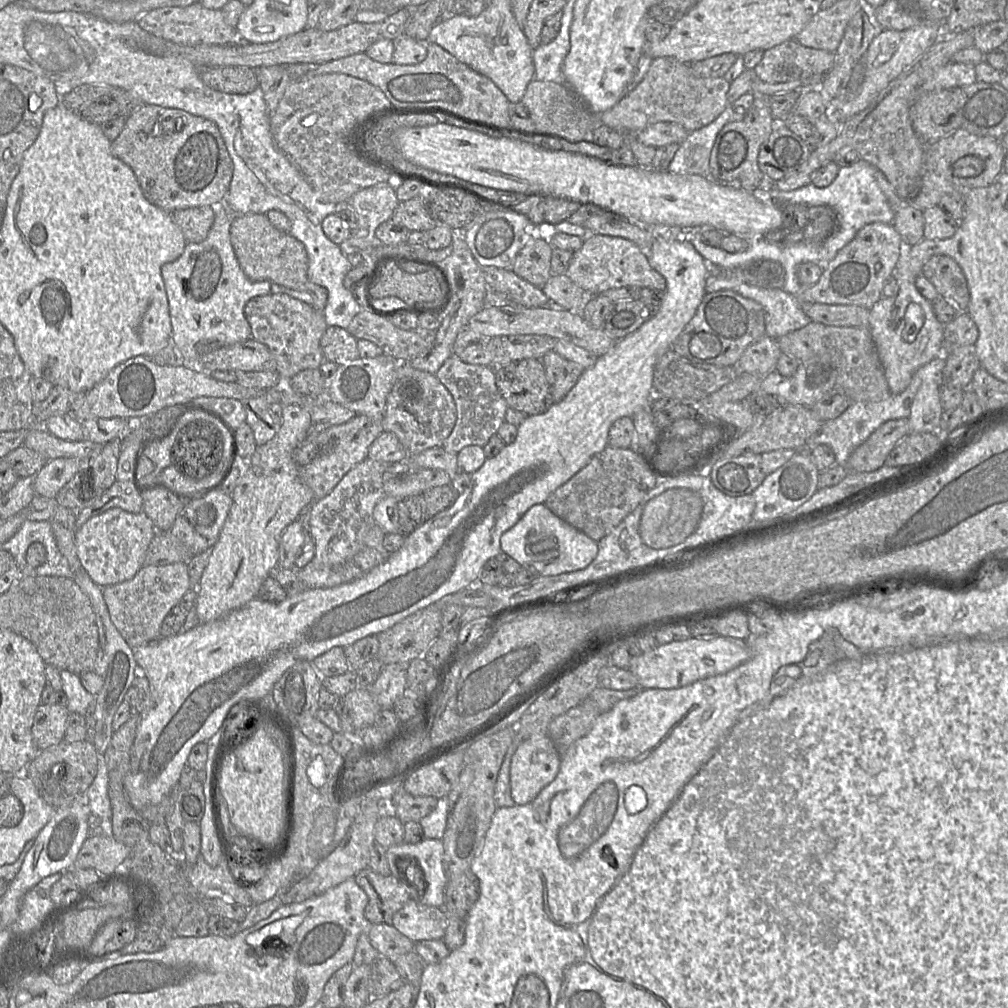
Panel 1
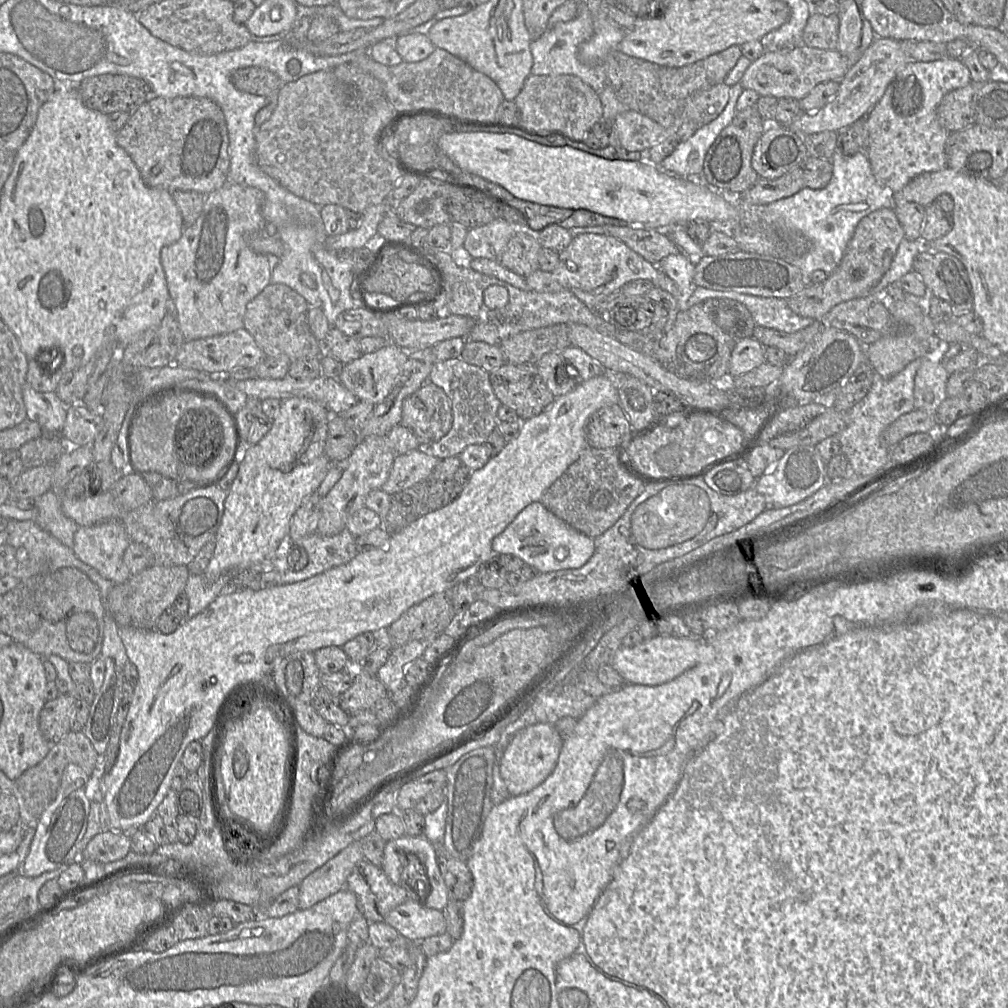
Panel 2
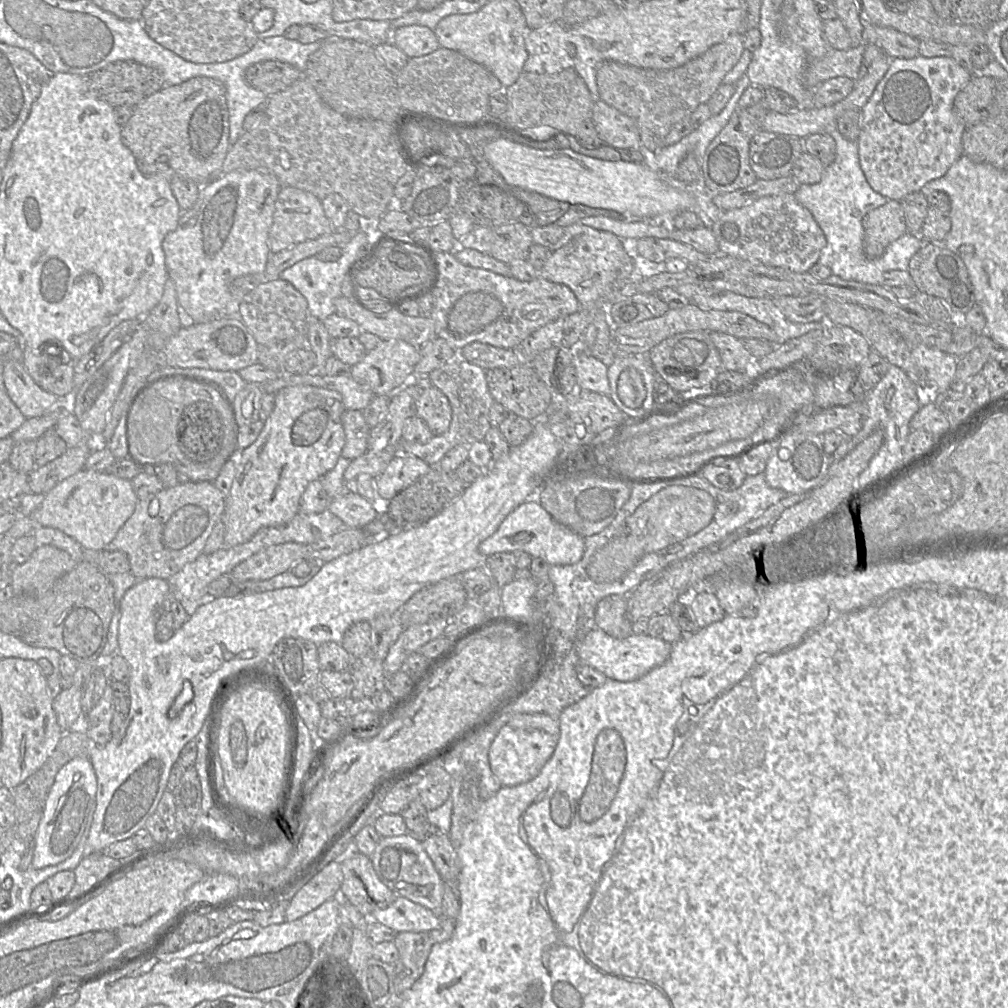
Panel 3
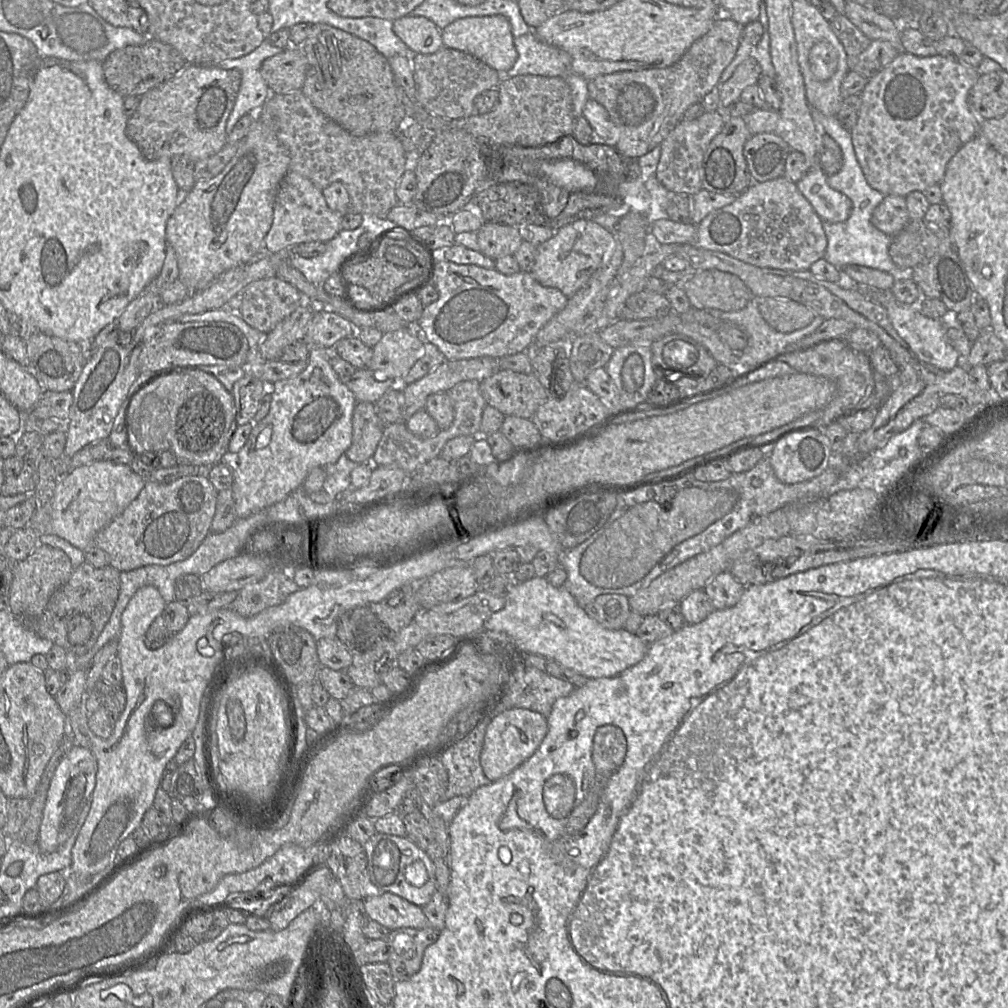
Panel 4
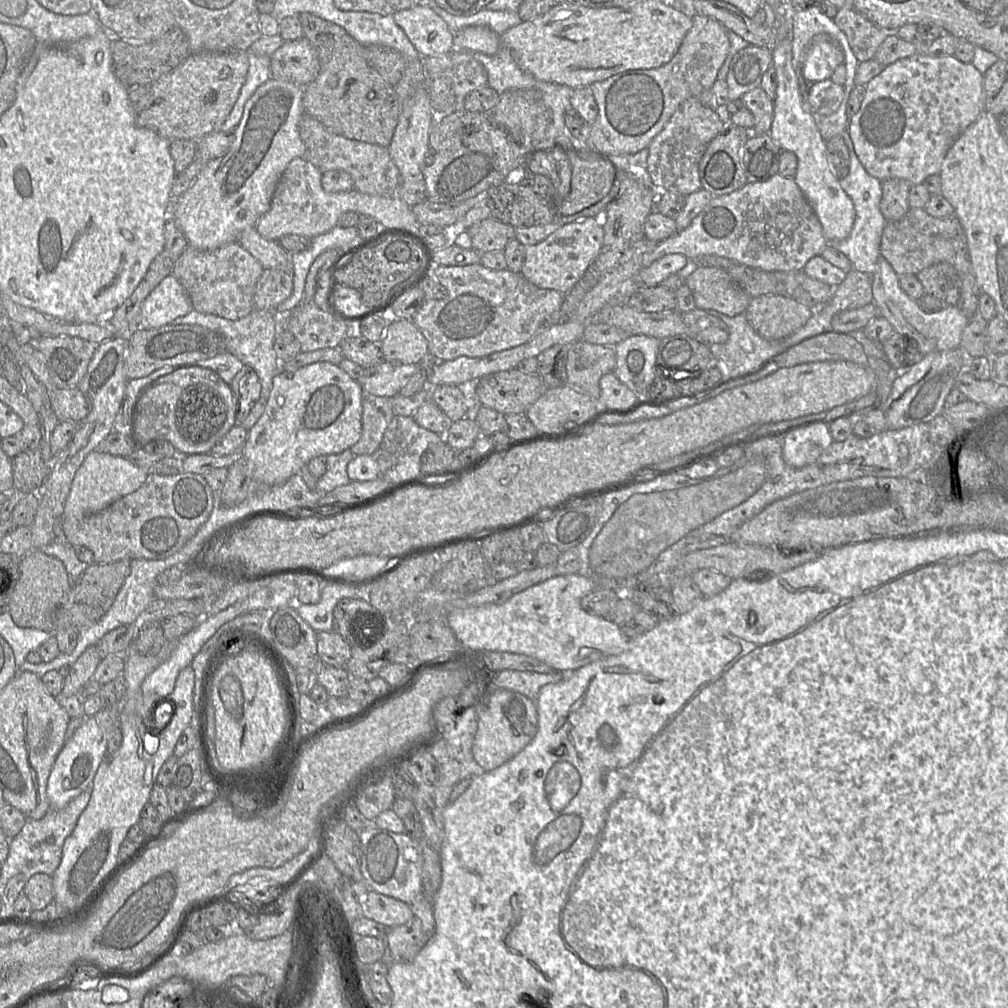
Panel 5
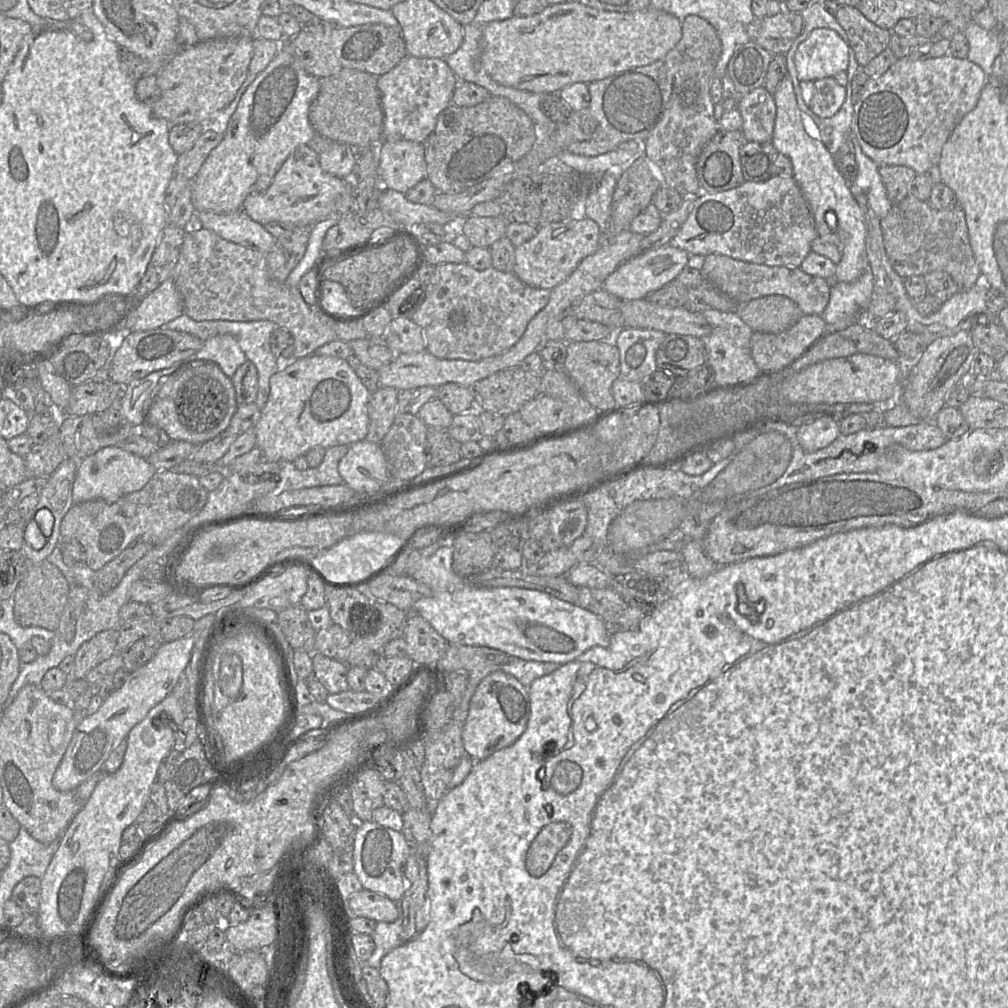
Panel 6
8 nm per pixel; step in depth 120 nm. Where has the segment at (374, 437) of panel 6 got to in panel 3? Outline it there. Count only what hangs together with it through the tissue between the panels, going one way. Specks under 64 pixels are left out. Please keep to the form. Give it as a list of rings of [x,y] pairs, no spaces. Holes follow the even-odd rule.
[[[346,410],[341,417],[345,445],[341,456],[352,461],[365,453],[371,428],[367,425],[362,411]]]

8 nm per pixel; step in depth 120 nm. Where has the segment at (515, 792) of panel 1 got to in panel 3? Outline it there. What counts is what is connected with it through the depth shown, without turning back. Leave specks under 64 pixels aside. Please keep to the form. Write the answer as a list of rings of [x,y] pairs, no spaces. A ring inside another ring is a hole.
[[[542,713],[515,714],[492,742],[488,759],[502,787],[513,787],[535,778],[552,756],[560,737],[558,720]]]

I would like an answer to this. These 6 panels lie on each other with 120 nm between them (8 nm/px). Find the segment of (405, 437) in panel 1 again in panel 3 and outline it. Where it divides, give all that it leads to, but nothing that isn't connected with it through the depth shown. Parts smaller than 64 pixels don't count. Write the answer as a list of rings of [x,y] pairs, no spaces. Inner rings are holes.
[[[423,383],[414,405],[414,415],[427,424],[433,435],[441,435],[450,426],[452,410],[448,398],[439,389]]]

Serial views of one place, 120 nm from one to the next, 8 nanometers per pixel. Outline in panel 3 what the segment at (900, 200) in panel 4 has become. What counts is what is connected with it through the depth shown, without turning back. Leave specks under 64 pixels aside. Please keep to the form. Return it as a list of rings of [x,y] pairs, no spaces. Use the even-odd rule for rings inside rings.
[[[888,200],[869,211],[863,217],[862,225],[863,250],[869,259],[882,256],[889,244],[907,233],[904,211],[897,200]]]

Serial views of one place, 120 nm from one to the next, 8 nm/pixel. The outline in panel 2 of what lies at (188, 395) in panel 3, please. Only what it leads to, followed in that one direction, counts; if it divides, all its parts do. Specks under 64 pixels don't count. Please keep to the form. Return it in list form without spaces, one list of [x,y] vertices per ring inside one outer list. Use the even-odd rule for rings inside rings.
[[[171,391],[161,392],[143,402],[134,415],[129,428],[129,453],[133,472],[144,474],[146,472],[157,472],[176,481],[180,485],[180,493],[193,487],[206,484],[195,484],[182,481],[179,468],[180,461],[175,452],[174,436],[177,424],[182,415],[191,409],[206,408],[219,419],[224,434],[224,442],[229,440],[229,430],[235,436],[232,415],[228,409],[210,395],[194,391]]]

